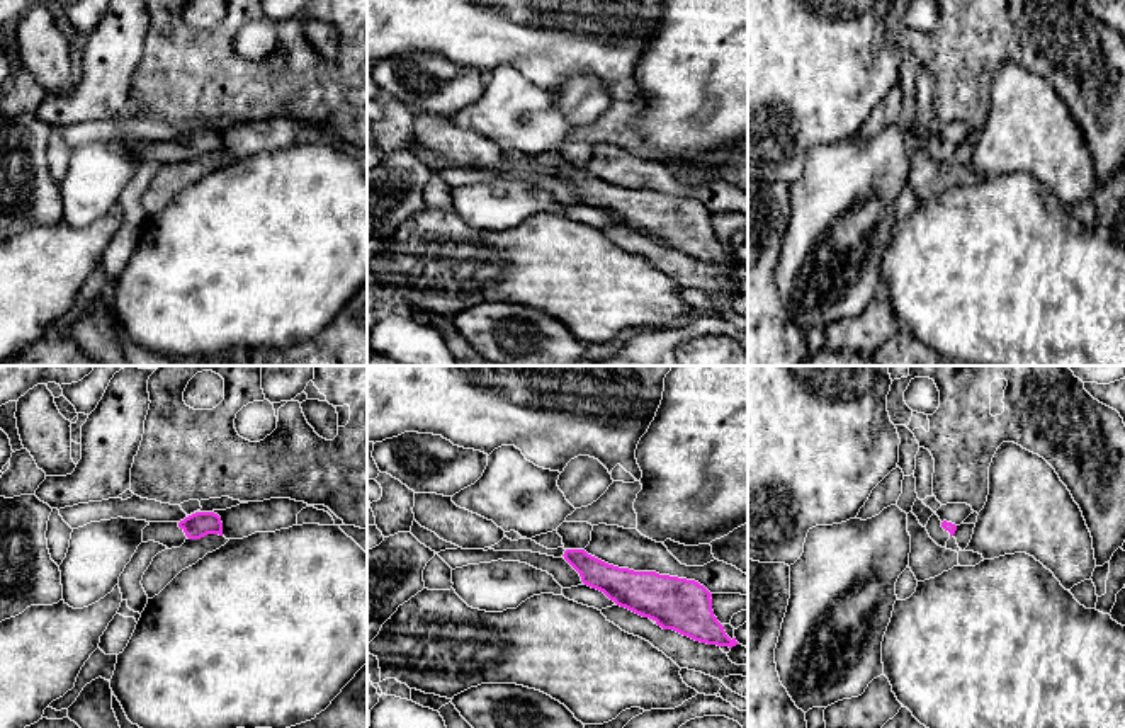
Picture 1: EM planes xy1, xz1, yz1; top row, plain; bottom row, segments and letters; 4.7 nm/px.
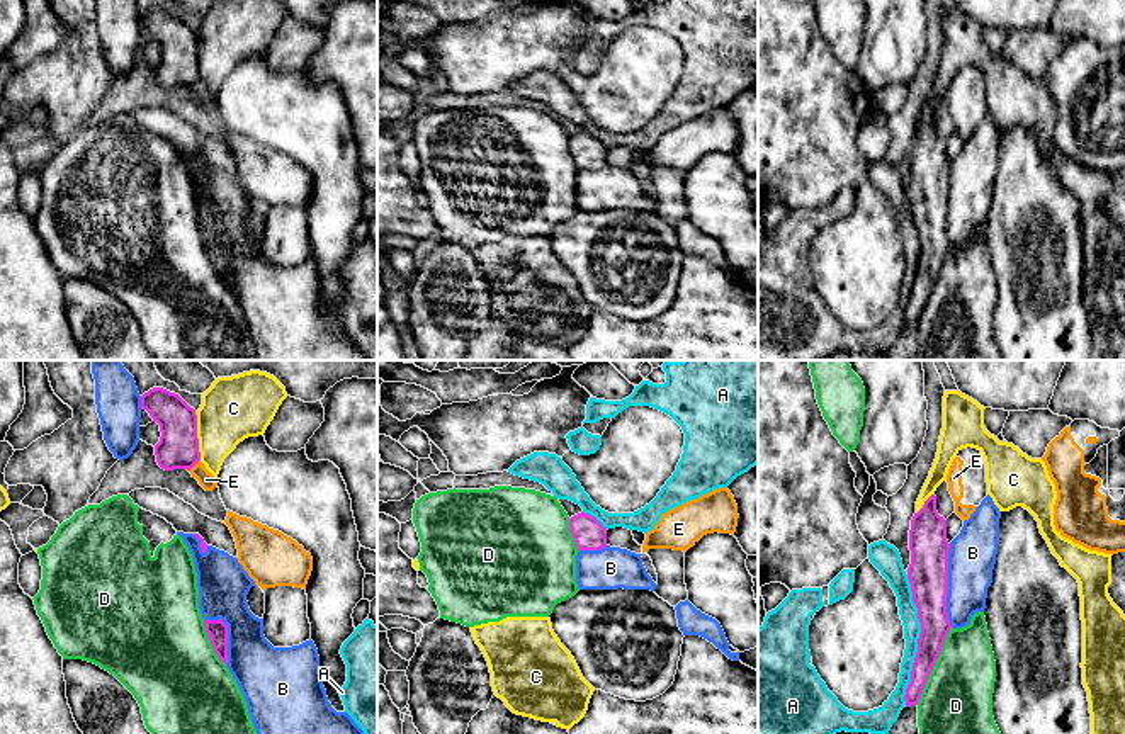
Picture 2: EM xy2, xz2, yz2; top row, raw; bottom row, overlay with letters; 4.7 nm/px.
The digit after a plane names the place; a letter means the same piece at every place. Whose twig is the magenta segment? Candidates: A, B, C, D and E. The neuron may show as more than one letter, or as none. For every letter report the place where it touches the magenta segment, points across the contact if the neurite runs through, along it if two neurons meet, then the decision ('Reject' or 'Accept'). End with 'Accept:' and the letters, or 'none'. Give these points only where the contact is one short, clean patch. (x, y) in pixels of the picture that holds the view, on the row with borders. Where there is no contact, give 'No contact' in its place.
A: Touches magenta at yz2 (918, 639). Reject
B: Touches magenta at yz2 (947, 585). Reject
C: Touches magenta at xy2 (196, 435). Reject
D: Touches magenta at yz2 (933, 665). Reject
E: Touches magenta at xy2 (194, 464). Boundary: xy2 (199, 459), (189, 471). Reject
Accept: none

